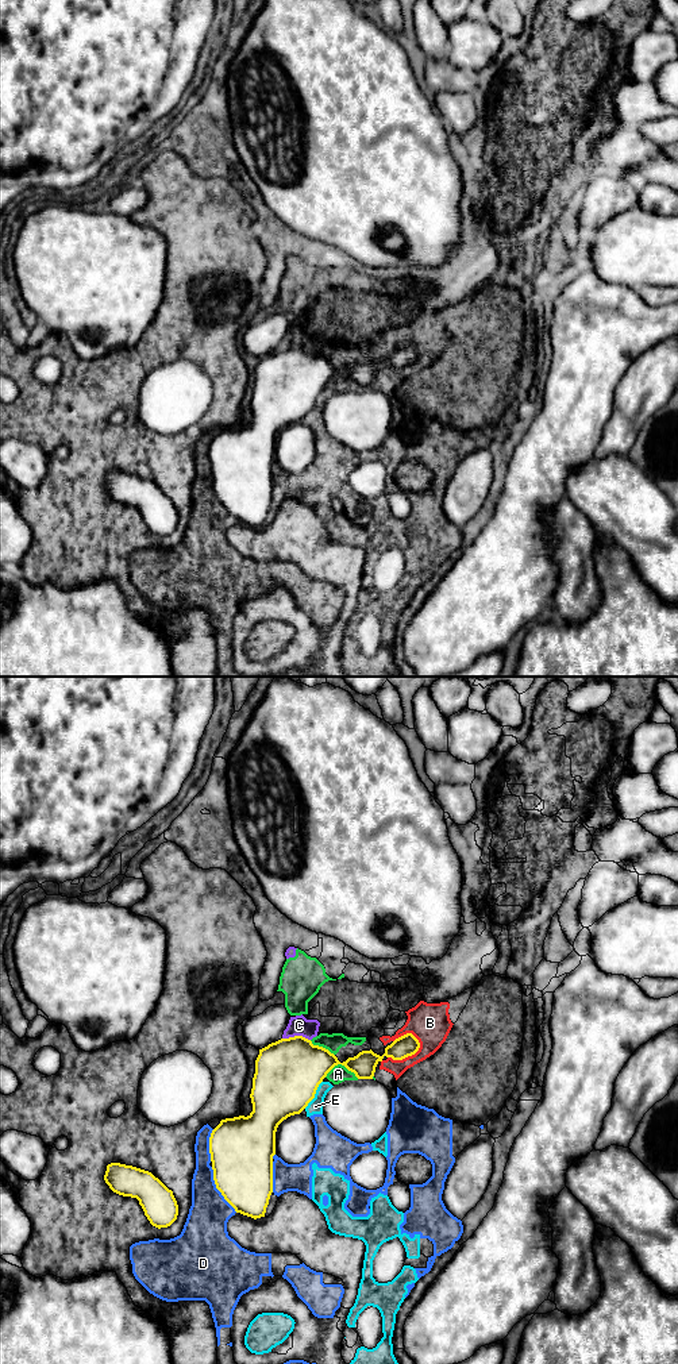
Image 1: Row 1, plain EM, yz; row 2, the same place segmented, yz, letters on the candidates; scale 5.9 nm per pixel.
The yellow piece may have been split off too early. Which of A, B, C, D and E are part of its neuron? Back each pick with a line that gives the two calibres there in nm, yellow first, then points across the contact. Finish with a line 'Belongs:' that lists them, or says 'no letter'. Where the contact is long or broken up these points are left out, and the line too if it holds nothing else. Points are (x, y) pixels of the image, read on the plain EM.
Belongs: no letter

